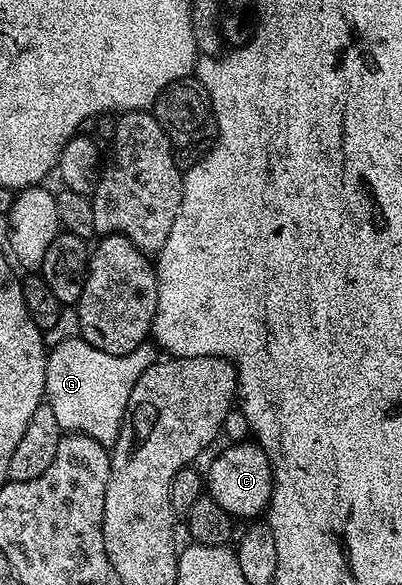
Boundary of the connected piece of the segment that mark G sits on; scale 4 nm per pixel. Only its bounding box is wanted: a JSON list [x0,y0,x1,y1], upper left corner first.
[45,336,157,448]

